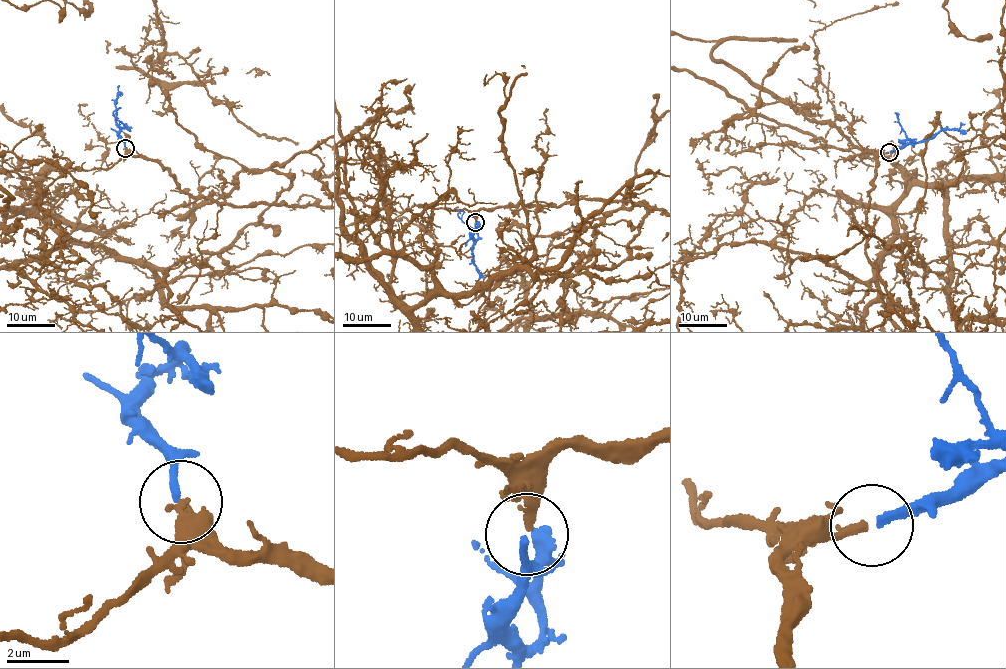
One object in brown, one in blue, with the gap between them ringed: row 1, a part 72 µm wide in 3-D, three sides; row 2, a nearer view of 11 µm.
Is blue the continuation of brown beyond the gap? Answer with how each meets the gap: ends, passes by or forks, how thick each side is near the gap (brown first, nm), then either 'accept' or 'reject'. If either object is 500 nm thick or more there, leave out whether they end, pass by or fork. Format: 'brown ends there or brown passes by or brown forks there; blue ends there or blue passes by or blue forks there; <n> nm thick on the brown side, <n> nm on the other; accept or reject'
brown ends there; blue ends there; 280 nm thick on the brown side, 280 nm on the other; accept

